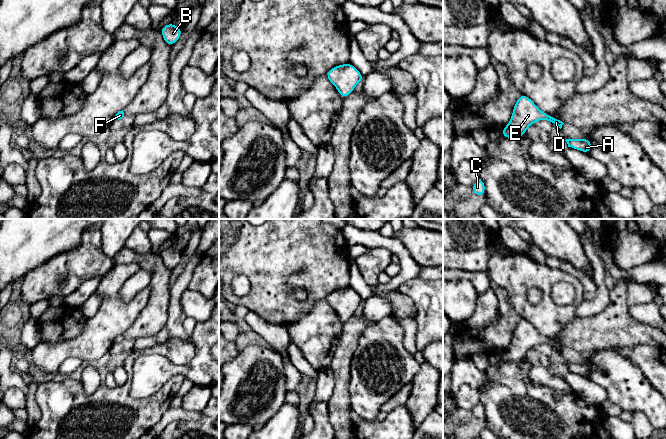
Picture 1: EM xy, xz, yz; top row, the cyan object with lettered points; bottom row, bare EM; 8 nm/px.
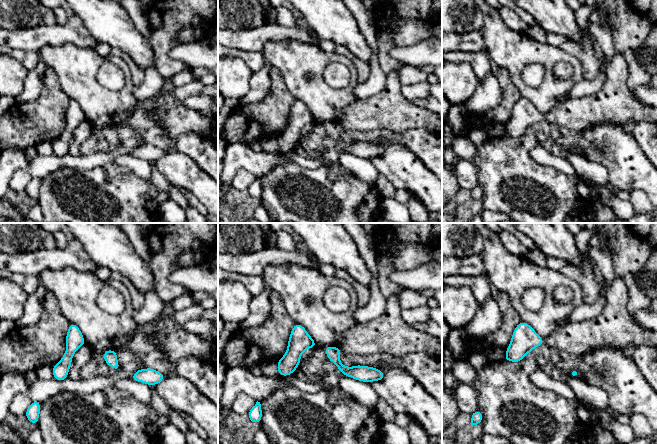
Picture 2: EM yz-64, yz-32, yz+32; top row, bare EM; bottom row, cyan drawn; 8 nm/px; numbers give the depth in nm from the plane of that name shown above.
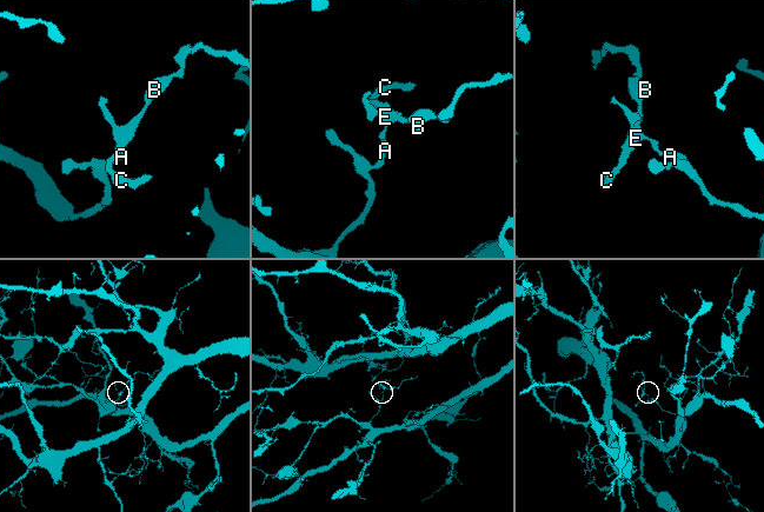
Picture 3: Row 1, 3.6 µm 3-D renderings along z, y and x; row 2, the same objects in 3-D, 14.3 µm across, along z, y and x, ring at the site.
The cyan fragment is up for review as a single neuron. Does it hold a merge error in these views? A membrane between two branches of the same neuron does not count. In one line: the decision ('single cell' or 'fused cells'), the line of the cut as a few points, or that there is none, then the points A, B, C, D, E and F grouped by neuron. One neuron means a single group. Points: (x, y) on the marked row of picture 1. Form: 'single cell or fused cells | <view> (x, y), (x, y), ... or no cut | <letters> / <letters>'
single cell | no cut | A B C D E F

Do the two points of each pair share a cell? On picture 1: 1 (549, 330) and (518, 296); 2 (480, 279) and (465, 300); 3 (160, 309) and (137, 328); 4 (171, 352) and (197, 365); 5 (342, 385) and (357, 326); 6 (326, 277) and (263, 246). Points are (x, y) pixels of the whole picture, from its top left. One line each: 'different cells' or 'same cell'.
1: same cell
2: different cells
3: same cell
4: different cells
5: same cell
6: same cell

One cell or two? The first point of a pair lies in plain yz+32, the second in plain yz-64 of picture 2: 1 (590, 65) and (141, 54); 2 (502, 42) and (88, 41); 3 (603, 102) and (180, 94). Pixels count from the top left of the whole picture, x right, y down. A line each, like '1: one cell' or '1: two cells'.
1: two cells
2: two cells
3: two cells

